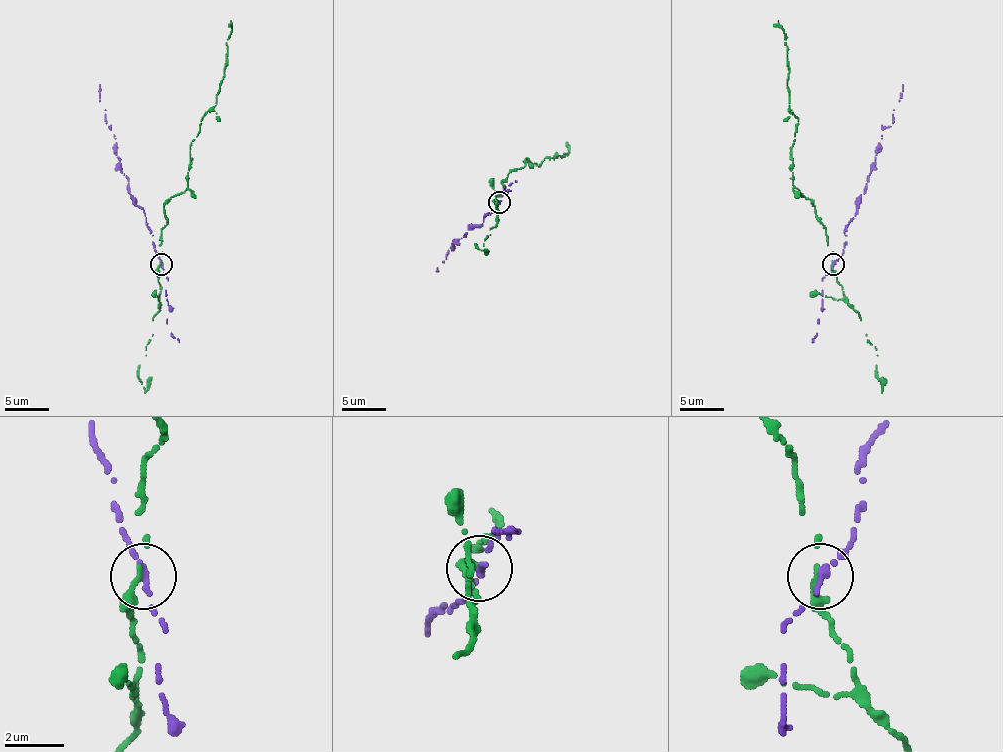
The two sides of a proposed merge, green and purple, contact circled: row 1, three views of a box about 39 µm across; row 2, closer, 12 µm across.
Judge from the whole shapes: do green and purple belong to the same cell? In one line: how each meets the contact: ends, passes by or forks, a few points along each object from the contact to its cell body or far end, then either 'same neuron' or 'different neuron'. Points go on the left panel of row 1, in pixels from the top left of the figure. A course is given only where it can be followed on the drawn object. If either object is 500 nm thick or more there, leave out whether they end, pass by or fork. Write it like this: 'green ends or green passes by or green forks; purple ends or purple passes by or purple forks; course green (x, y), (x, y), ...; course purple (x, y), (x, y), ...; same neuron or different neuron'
green passes by; purple passes by; course green (159, 263), (162, 228), (166, 224), (164, 204), (188, 184), (190, 147), (201, 118), (217, 102), (230, 23); course purple (162, 263), (155, 252), (144, 210), (129, 193), (129, 177), (120, 169), (100, 85); different neuron

